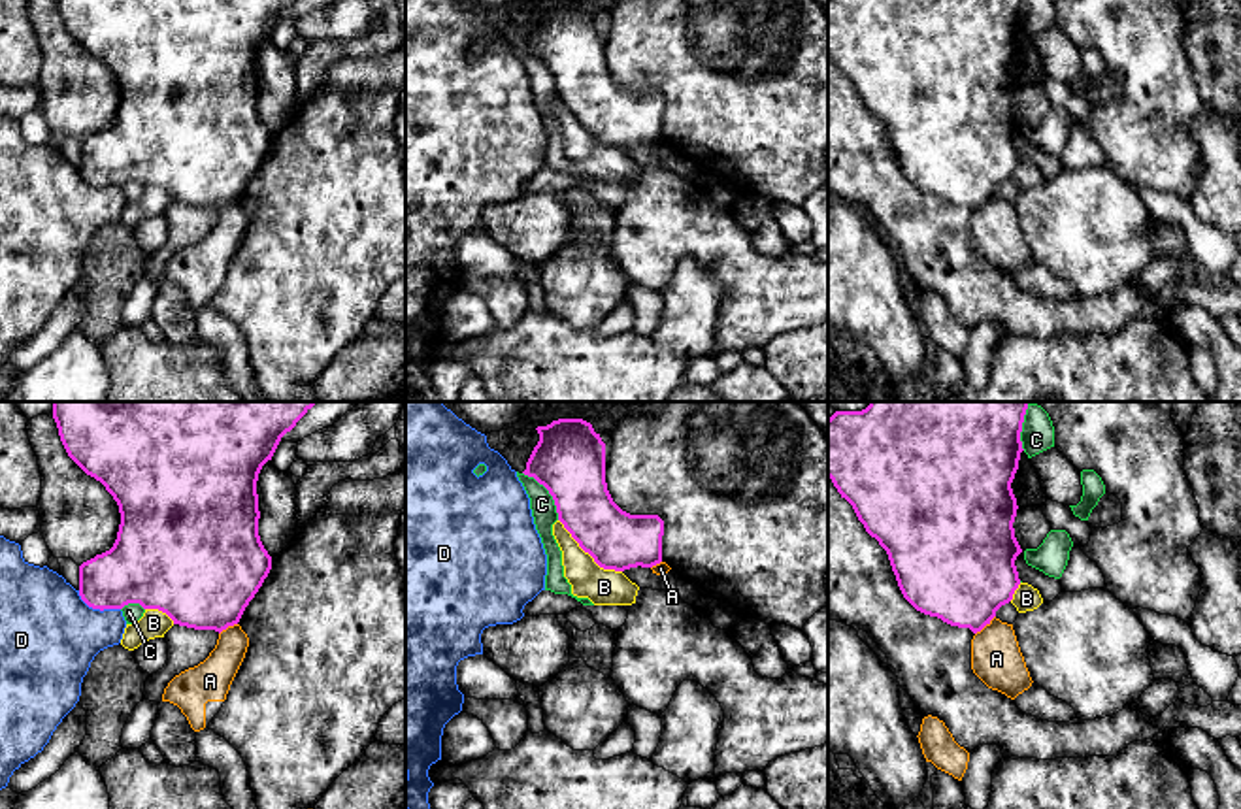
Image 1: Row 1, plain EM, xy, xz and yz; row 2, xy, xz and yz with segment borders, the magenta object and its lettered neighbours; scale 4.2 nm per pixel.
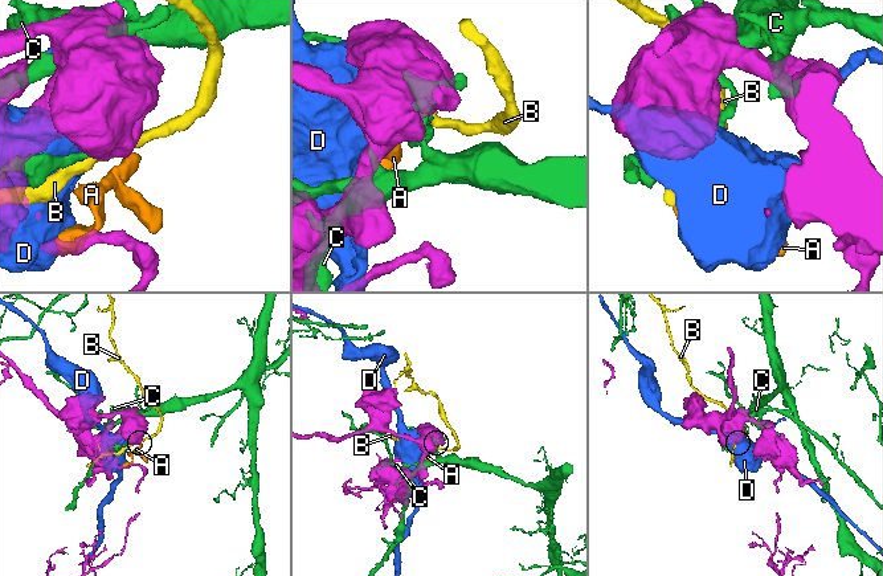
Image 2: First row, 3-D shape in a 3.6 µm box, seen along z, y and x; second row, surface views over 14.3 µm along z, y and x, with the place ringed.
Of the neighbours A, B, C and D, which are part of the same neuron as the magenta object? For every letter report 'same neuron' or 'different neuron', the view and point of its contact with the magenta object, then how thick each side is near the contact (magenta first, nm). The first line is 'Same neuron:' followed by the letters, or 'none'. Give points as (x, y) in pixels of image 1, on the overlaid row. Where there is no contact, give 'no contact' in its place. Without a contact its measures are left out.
Same neuron: none
A: different neuron | yz (985, 625) | 440/220 nm
B: different neuron | xz (587, 551) | 260/160 nm
C: different neuron | xz (549, 493) | 300/110 nm
D: different neuron | xy (97, 608) | 300/420 nm

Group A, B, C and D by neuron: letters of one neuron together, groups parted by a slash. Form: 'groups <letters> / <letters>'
groups A / B / C / D

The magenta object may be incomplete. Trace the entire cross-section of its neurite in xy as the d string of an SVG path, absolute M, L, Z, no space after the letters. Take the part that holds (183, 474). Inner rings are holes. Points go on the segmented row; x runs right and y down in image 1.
M53 402L53 419L68 456L91 477L100 481L119 505L121 524L113 547L79 566L79 596L92 609L123 609L140 603L143 609L166 613L174 624L194 630L223 632L240 622L245 607L255 598L272 570L272 556L258 536L256 481L262 466L272 460L281 438L317 402Z

